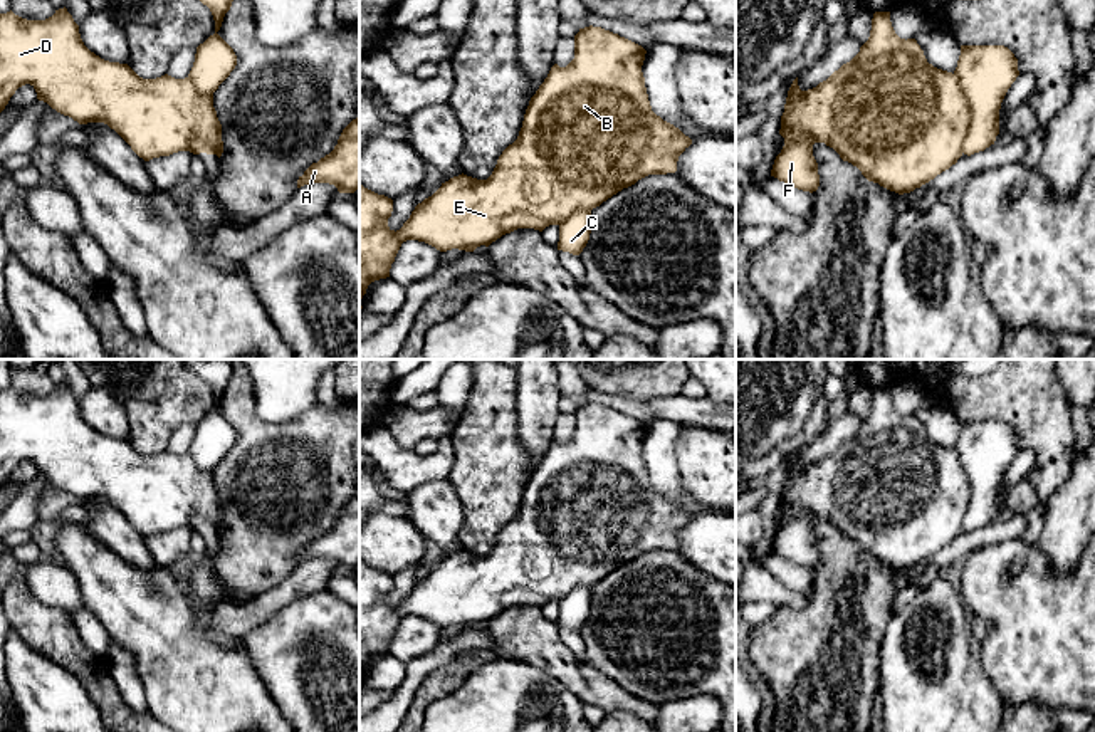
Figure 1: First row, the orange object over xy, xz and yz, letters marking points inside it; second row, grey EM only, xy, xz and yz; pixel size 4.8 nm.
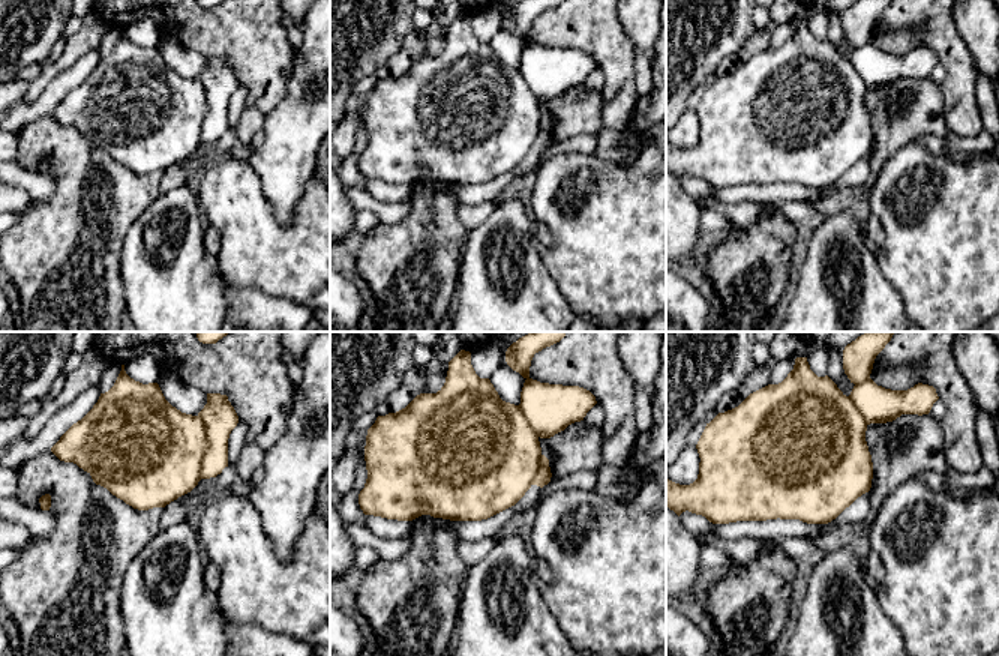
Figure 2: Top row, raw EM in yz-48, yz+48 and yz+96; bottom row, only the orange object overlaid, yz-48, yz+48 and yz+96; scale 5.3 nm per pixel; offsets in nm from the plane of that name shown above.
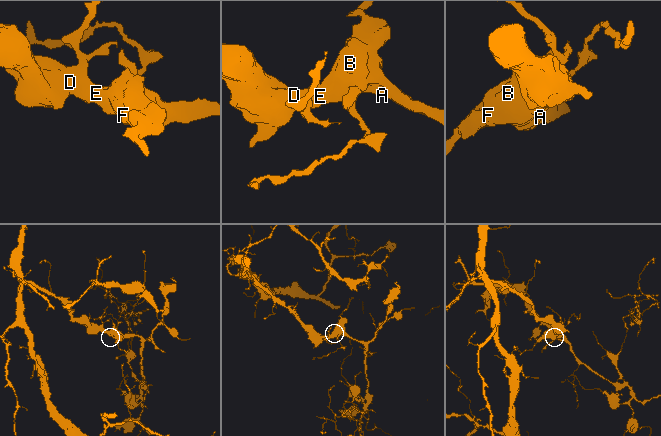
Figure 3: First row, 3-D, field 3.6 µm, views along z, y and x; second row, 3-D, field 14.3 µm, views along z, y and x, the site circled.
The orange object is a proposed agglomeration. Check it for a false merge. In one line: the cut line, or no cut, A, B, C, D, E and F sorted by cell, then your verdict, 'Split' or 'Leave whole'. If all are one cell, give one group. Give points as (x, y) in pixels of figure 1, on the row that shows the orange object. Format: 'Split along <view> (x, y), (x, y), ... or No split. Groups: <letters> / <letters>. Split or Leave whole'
Split along yz (954, 73), (969, 104), (969, 130), (963, 151). Groups: A B D E F / C. Split

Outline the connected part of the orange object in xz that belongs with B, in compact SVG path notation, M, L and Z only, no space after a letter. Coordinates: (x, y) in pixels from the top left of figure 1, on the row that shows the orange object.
M584 27L574 35L574 59L559 67L554 64L531 97L517 139L497 159L487 180L458 175L415 207L400 230L388 227L393 200L359 185L359 312L361 299L371 282L390 277L391 264L406 240L418 240L440 252L452 248L474 252L517 228L542 232L549 225L561 225L578 210L593 210L603 201L635 185L648 175L677 171L678 156L692 144L678 128L652 111L642 65L647 50L618 34L601 27Z

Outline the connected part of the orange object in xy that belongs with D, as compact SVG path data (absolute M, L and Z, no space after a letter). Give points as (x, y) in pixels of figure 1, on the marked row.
M65 7L45 20L27 20L12 10L0 13L0 112L25 84L35 89L39 101L79 124L107 124L144 161L178 151L193 153L196 139L212 146L218 158L223 153L213 94L200 94L188 77L165 74L143 79L128 64L101 59L84 45Z

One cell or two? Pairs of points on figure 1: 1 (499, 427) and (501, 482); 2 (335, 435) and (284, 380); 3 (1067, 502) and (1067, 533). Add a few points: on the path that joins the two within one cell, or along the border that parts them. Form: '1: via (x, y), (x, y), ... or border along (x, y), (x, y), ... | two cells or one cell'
1: via (499, 440), (499, 469) | one cell
2: border along (318, 403), (289, 422), (272, 423) | two cells
3: via (1067, 509), (1067, 526) | one cell

